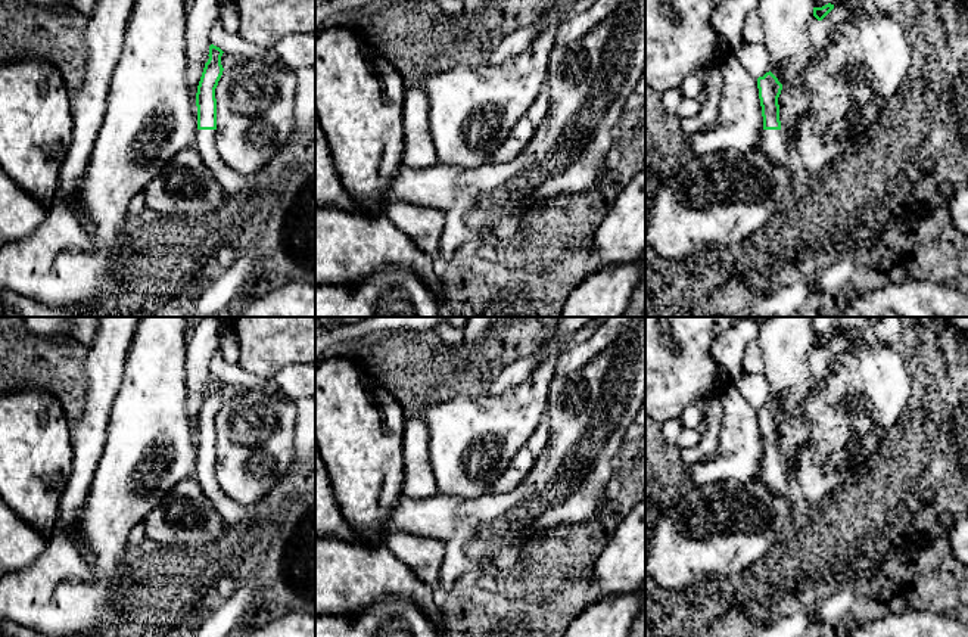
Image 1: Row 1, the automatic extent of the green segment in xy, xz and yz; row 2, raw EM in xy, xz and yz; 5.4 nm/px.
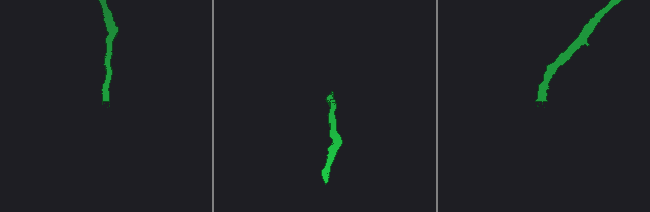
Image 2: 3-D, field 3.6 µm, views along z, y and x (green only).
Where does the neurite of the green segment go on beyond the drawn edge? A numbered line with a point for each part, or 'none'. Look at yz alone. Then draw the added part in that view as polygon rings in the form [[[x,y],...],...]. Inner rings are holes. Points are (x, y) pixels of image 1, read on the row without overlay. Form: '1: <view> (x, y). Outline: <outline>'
1: yz (771, 474). Outline: [[[763,460],[757,481],[771,488],[775,494],[794,500],[797,497],[794,487],[788,482],[781,460]]]

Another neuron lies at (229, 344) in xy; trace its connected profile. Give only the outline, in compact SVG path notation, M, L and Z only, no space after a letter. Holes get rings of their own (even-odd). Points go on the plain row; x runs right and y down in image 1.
M227 329L225 333L221 336L220 351L228 364L234 366L239 364L239 357L240 357L239 338L231 329Z

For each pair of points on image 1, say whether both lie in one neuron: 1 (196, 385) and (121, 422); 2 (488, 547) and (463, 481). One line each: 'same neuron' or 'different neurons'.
1: different neurons
2: different neurons

